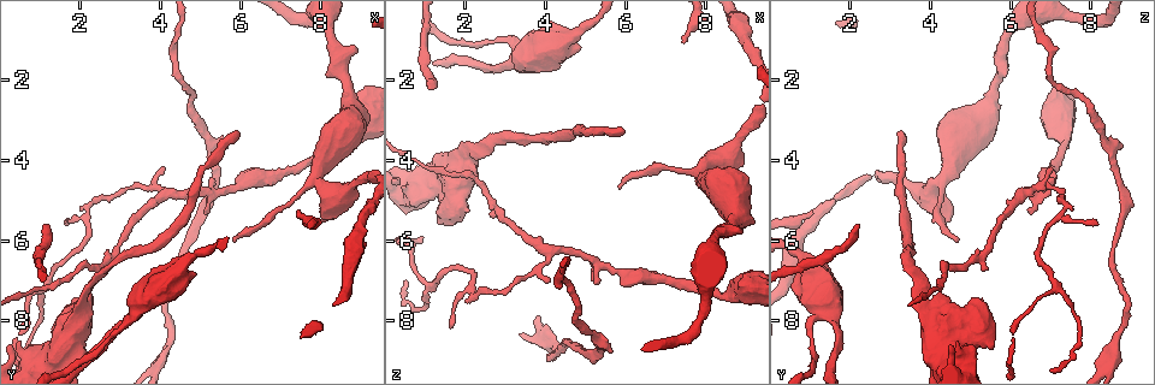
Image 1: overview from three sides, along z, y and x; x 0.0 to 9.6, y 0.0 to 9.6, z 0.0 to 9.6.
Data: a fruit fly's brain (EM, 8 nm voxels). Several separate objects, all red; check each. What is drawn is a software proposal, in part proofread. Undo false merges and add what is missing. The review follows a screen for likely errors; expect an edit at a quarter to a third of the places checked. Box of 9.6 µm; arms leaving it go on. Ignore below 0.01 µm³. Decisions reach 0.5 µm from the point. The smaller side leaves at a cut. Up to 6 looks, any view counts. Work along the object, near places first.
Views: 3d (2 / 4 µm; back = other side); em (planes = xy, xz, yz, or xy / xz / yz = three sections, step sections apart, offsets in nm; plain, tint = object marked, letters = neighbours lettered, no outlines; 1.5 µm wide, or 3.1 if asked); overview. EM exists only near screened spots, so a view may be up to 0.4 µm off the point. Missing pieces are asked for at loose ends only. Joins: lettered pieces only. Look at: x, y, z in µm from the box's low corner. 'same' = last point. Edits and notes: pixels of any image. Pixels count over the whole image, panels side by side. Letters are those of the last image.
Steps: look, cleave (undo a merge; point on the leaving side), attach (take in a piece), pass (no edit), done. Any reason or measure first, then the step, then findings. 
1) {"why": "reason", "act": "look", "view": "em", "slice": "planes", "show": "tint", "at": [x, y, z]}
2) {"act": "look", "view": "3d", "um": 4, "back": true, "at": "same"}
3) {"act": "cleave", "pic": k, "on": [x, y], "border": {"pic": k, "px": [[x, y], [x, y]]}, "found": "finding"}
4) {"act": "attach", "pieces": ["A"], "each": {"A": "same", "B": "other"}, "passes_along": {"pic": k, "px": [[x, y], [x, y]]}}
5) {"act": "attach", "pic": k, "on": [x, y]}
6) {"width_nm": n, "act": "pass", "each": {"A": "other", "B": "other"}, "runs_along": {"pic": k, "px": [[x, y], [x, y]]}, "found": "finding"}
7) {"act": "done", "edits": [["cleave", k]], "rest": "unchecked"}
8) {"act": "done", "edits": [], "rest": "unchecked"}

{"why": "an open end", "act": "look", "view": "em", "slice": "xy", "step": 8, "show": "letters", "at": [5.95, 5.95, 4.75]}

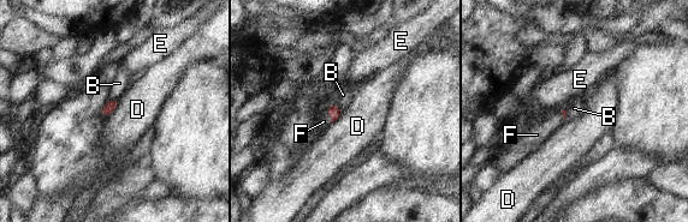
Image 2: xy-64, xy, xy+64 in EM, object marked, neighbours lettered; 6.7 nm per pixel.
{"act": "look", "view": "em", "slice": "yz", "step": 4, "show": "letters", "at": "same"}

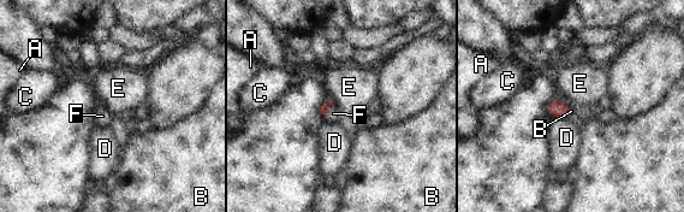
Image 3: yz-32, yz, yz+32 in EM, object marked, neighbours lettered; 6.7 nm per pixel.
{"act": "attach", "pieces": ["F"], "each": {"A": "other", "B": "other", "C": "other", "D": "other", "E": "other", "F": "same"}, "passes_along": {"pic": 3, "px": [[326, 105], [326, 110], [333, 113]]}, "found": "the cell continues"}

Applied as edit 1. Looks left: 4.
{"why": "branch stops here", "act": "look", "view": "3d", "um": 2, "at": [1.10, 5.65, 2.30]}

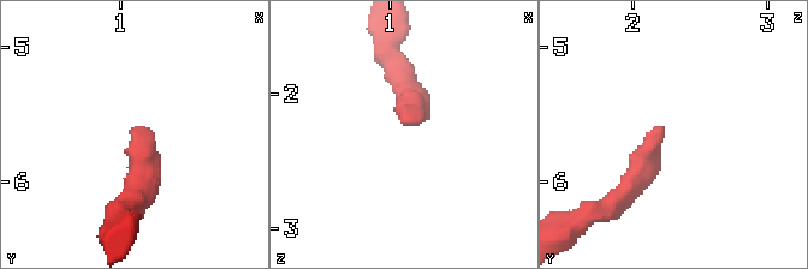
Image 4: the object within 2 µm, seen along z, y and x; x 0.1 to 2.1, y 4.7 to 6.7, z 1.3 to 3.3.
{"why": "need the tissue", "act": "look", "view": "em", "slice": "xz", "step": 8, "show": "letters", "at": [1.14, 5.60, 2.22]}

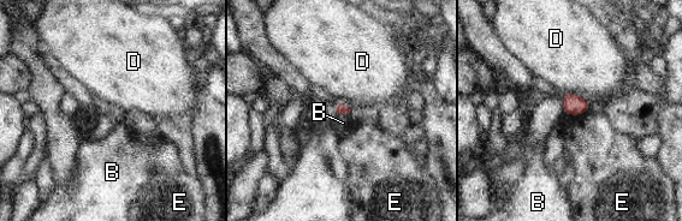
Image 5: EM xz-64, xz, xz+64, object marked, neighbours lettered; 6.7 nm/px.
{"why": "cut it another way", "act": "look", "view": "em", "slice": "planes", "show": "letters", "at": "same"}

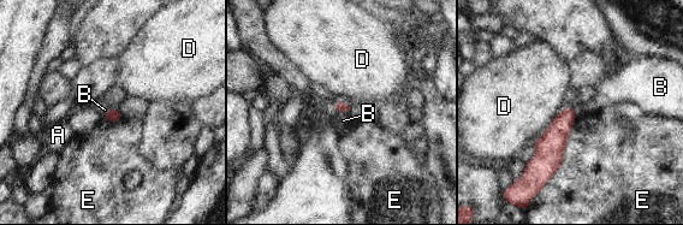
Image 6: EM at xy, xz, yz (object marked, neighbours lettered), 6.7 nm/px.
{"act": "pass", "each": {"A": "other", "B": "other", "D": "other", "E": "other"}, "found": "none of them fits"}

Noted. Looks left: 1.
{"act": "done", "edits": [["attach", 3]], "rest": "unchecked"}

